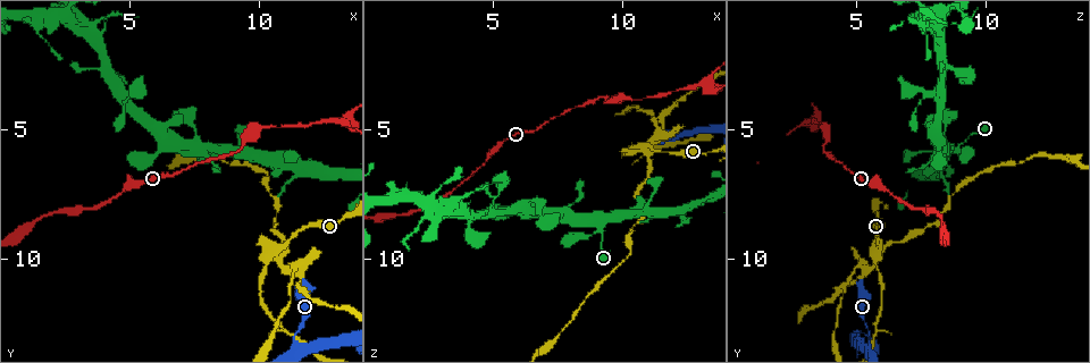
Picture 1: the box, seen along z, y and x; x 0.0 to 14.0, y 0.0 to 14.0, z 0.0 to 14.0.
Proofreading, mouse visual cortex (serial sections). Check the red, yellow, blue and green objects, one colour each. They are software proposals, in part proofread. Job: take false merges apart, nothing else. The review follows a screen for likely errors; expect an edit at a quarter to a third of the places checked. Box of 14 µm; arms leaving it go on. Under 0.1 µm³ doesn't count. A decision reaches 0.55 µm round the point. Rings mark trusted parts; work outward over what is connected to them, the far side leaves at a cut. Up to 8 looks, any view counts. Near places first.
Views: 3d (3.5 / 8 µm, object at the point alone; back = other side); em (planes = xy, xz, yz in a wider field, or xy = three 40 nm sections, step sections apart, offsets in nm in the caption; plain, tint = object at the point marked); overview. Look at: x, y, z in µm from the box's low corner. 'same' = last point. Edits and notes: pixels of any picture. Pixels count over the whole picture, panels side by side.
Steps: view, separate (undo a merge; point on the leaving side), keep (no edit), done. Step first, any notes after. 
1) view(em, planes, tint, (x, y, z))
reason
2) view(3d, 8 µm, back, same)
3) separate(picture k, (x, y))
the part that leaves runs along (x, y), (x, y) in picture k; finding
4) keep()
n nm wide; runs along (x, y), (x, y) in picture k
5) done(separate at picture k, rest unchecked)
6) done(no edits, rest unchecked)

view(3d, 3.5 µm, back, (5.2, 3.4, 7.5))
thick turns thin

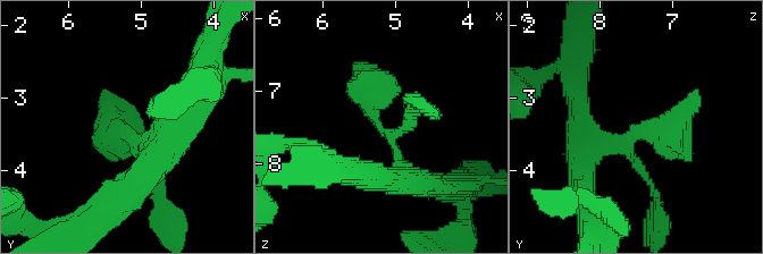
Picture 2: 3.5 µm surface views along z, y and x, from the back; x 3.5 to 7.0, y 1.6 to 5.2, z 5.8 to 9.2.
view(em, xy, step 2, tint, (5.20, 3.45, 7.45))
shape alone is not enough

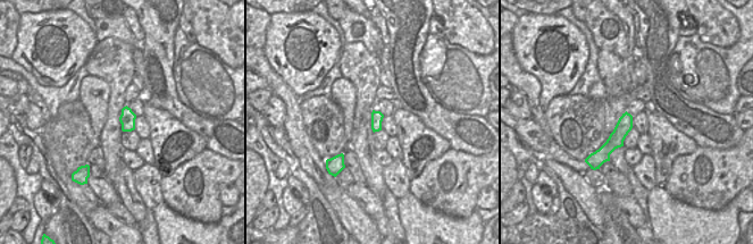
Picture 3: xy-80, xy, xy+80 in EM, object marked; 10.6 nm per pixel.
keep()
runs along (627, 116), (616, 140), (595, 156) in picture 3; continuous, no second cell

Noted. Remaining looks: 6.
view(3d, 3.5 µm, back, (11.4, 13.3, 5.5))

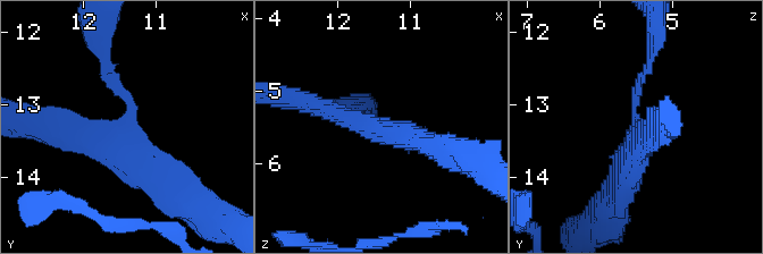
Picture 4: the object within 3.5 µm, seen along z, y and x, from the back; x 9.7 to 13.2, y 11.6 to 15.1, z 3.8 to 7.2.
view(em, xy, step 2, tint, (11.45, 13.40, 5.50))
3 arms; arms of 100, 300, 400 nm; need the tissue

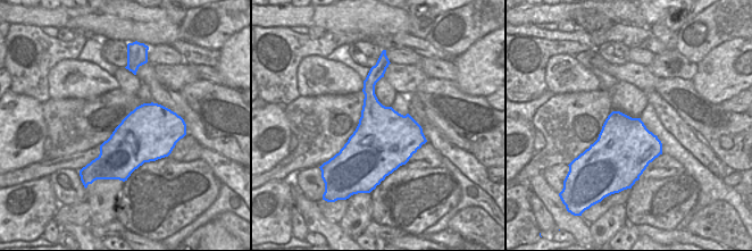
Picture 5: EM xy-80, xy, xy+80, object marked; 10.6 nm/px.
keep()
runs along (360, 112), (315, 103) in picture 4; continuous, no second cell

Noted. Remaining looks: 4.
view(3d, 8 µm, back, (10.9, 9.7, 5.9))
abrupt turn

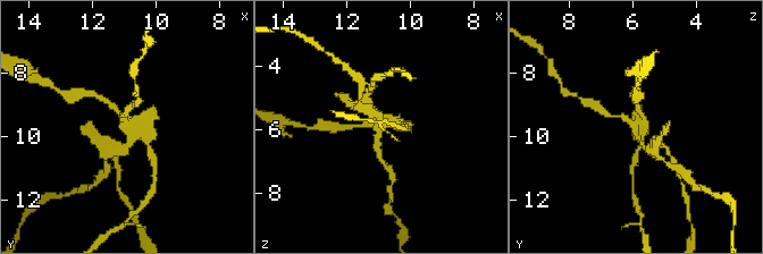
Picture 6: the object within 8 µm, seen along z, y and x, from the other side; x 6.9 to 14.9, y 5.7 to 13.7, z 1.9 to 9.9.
view(em, xy, step 3, tint, (10.9, 9.6, 5.9))
shape alone is not enough

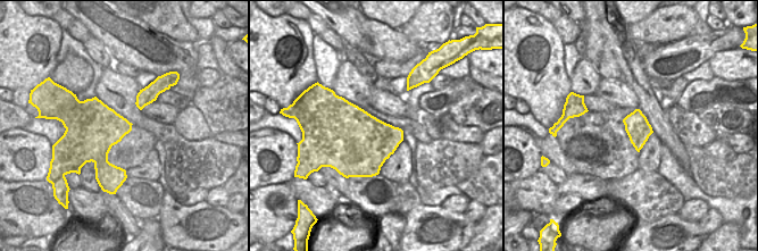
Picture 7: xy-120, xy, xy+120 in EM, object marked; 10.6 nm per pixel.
separate(picture 6, (122, 149))
the part that leaves runs along (131, 123), (126, 147), (111, 150) in picture 6; two cells meet here

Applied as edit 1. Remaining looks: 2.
view(3d, 3.5 µm, (13.3, 4.7, 3.1))
three arms meet

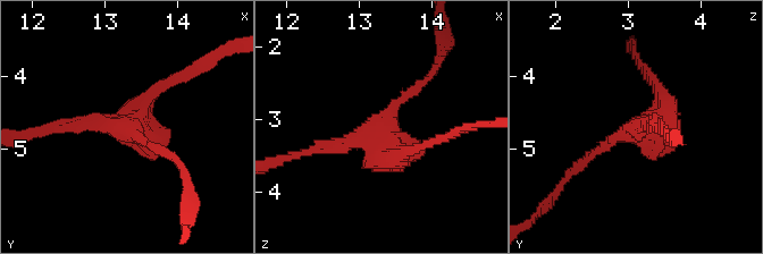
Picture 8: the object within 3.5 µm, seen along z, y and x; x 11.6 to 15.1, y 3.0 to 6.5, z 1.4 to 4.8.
view(em, xy, step 2, tint, (13.30, 4.70, 3.15))

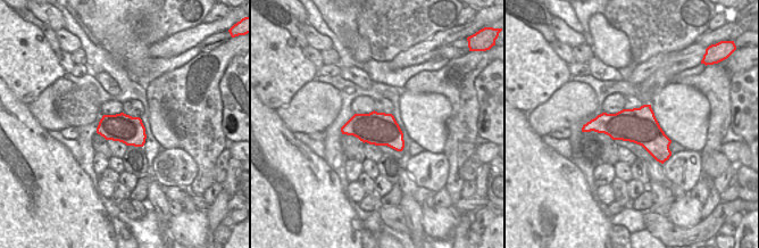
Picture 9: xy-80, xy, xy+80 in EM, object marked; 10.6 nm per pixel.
keep()
runs along (55, 128), (135, 125), (164, 83) in picture 8; continuous, no second cell

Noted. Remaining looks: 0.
done(separate at picture 6, rest unchecked)

